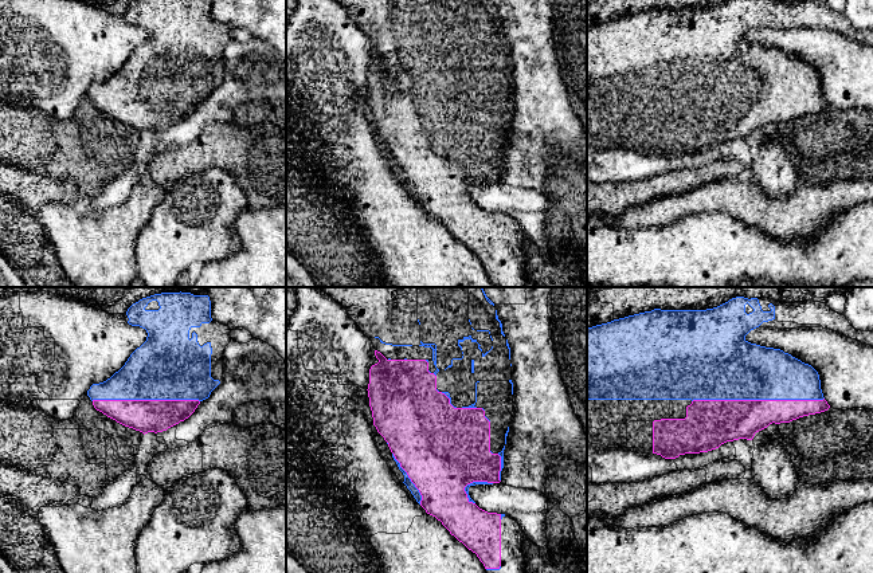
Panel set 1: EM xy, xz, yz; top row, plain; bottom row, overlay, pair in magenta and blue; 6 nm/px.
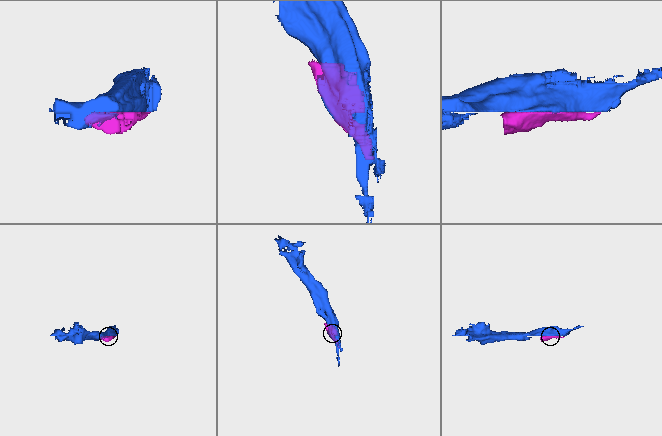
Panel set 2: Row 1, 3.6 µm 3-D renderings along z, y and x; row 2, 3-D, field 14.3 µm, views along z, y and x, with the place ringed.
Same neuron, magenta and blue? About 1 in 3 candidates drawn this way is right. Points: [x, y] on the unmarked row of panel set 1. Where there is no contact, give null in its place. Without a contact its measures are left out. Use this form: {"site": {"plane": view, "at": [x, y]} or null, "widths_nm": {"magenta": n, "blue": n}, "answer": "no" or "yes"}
{"site": {"plane": "yz", "at": [758, 99]}, "widths_nm": {"magenta": 260, "blue": 380}, "answer": "yes"}

